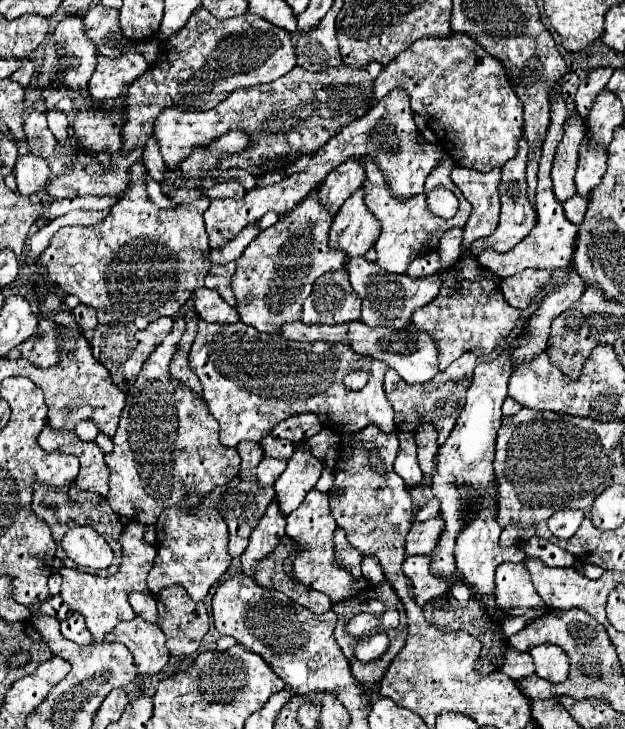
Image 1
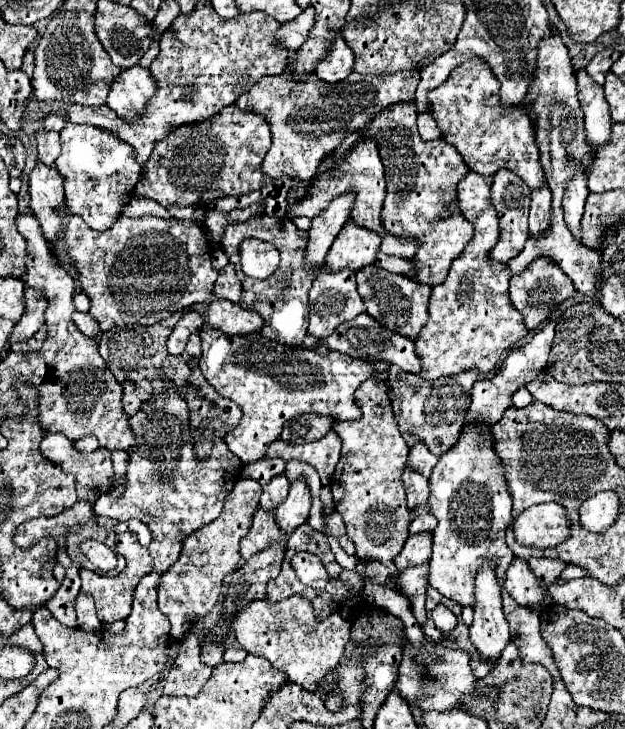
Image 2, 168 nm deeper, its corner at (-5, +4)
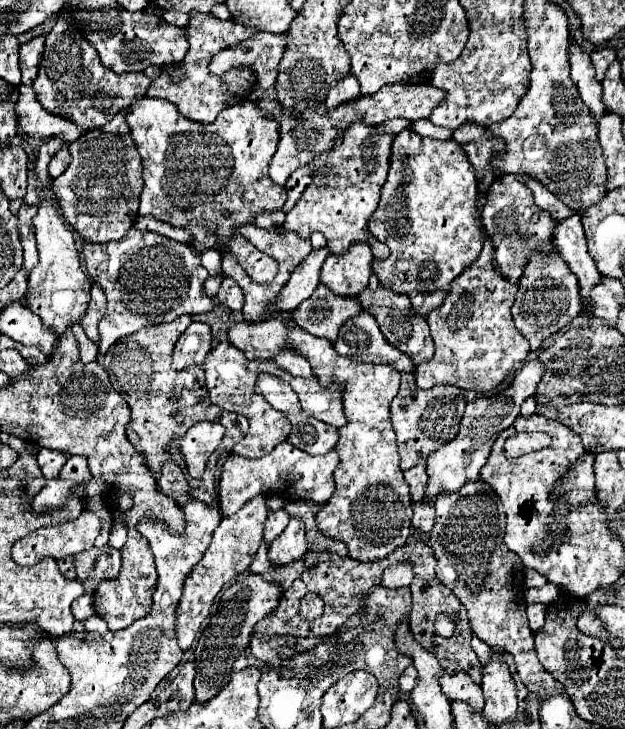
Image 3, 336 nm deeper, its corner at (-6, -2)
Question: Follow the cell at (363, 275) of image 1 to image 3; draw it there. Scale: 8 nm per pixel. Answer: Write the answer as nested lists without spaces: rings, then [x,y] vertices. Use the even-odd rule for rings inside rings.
[[[379,286],[375,292],[369,290],[369,288],[365,288],[365,292],[361,292],[361,296],[359,296],[357,300],[359,300],[361,308],[363,308],[365,312],[369,312],[369,314],[377,320],[377,324],[379,324],[379,328],[381,328],[385,340],[387,340],[389,344],[393,344],[397,350],[405,352],[405,354],[413,360],[415,366],[421,364],[421,362],[427,362],[427,360],[433,356],[435,348],[433,348],[433,340],[431,340],[431,334],[429,334],[427,320],[421,318],[421,316],[417,316],[417,314],[413,312],[413,308],[411,308],[407,296],[395,294],[393,290]]]

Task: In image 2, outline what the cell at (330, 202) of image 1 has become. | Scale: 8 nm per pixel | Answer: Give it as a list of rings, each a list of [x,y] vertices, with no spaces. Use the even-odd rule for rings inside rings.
[[[346,192],[330,200],[326,210],[322,210],[316,218],[312,218],[310,240],[308,240],[308,256],[306,262],[310,266],[322,266],[328,248],[332,246],[334,238],[342,230],[344,222],[350,218],[352,204],[356,194]]]

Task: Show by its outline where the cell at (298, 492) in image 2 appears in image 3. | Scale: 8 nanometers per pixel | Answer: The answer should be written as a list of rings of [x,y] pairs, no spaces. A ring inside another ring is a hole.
[[[291,520],[281,536],[269,546],[269,562],[273,566],[287,566],[295,560],[301,560],[307,552],[305,528],[301,520]]]

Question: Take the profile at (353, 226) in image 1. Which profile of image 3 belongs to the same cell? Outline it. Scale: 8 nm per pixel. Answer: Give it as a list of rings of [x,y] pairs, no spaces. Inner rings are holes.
[[[355,244],[347,254],[327,256],[321,266],[321,284],[337,296],[359,296],[371,276],[371,248],[369,244]]]

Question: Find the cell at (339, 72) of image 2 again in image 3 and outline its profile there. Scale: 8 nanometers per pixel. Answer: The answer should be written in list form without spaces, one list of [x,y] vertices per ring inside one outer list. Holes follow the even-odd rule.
[[[353,74],[345,76],[345,80],[339,80],[339,84],[329,92],[327,100],[325,100],[325,106],[327,110],[335,110],[339,104],[345,104],[345,102],[351,102],[359,98],[359,84],[357,84],[357,78]]]

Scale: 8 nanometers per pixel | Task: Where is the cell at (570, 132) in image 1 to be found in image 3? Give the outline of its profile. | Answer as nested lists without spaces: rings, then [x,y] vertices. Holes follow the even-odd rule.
[[[581,212],[571,216],[571,220],[557,222],[555,246],[561,258],[567,262],[569,270],[577,276],[581,306],[583,306],[583,312],[587,312],[589,292],[593,286],[601,282],[601,274],[595,266],[595,260],[587,252],[587,240],[585,240],[583,226],[581,226]]]

